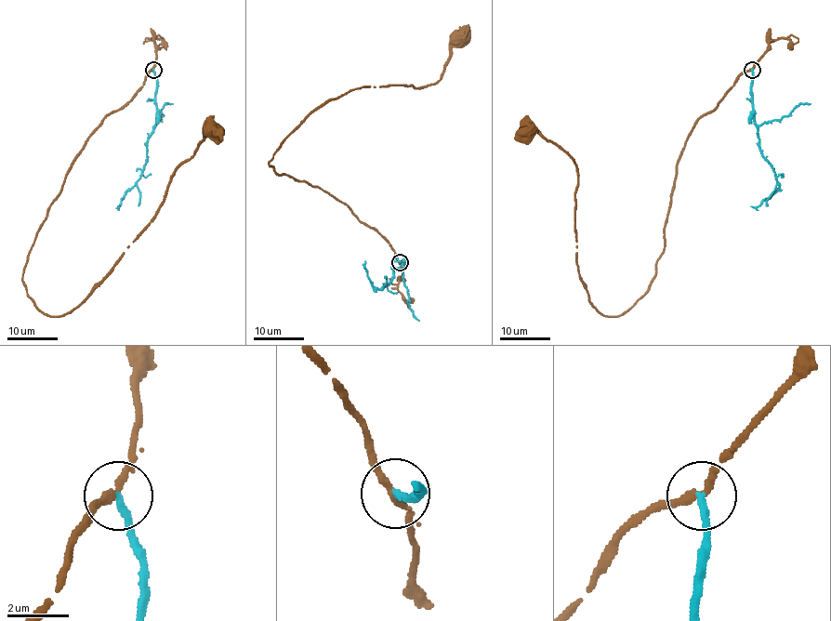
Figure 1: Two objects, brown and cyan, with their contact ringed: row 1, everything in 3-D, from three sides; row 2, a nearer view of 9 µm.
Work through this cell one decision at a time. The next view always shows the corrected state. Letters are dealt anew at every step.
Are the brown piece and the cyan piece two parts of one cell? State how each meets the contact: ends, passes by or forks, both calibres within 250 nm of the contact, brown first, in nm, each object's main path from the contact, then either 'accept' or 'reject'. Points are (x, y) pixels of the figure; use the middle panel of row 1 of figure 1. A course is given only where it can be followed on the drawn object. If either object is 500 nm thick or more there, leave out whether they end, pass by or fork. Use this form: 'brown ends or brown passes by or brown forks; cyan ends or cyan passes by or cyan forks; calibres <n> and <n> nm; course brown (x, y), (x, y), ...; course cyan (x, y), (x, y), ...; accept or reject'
brown passes by; cyan ends; calibres 240 and 240 nm; course brown (399, 262), (348, 206), (269, 162), (329, 99), (361, 86), (434, 85), (459, 37); course cyan (399, 262), (402, 263), (393, 270), (393, 278), (380, 289), (373, 285), (364, 267), (365, 260); reject

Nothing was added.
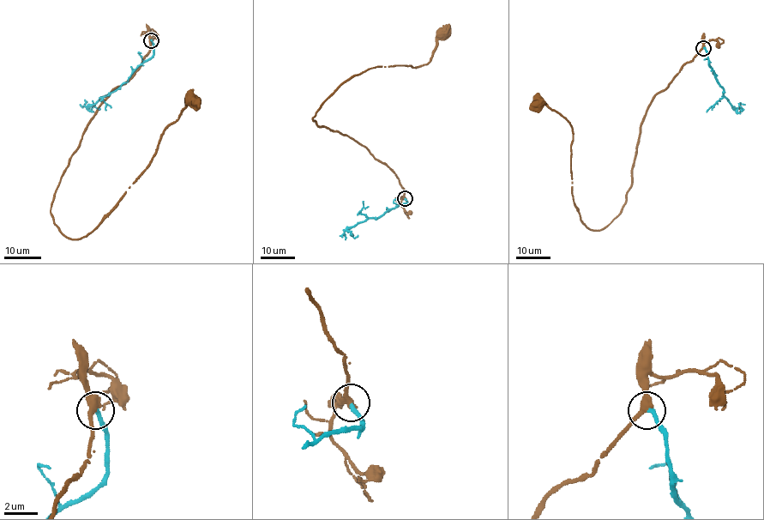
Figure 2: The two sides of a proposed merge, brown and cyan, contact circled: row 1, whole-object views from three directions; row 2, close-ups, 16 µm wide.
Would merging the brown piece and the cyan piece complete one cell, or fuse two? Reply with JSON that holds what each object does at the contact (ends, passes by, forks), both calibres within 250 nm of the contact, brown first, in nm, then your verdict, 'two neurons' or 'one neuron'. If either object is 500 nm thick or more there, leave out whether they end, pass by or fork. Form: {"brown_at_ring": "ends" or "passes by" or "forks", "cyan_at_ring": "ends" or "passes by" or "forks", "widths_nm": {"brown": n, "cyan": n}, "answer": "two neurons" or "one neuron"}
{"brown_at_ring": "passes by", "cyan_at_ring": "ends", "widths_nm": {"brown": 380, "cyan": 240}, "answer": "one neuron"}

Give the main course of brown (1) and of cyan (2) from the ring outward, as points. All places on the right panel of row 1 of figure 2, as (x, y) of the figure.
1: (703, 47), (647, 109), (626, 202), (599, 230), (592, 230), (580, 219), (572, 195), (572, 127), (538, 103)
2: (703, 47), (717, 82), (723, 88), (723, 94), (737, 112), (741, 108), (742, 110), (740, 109)

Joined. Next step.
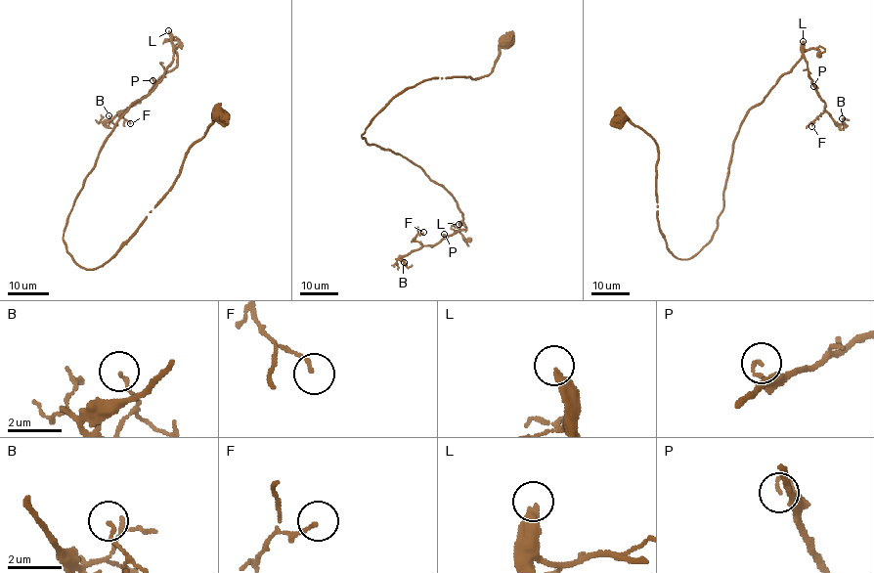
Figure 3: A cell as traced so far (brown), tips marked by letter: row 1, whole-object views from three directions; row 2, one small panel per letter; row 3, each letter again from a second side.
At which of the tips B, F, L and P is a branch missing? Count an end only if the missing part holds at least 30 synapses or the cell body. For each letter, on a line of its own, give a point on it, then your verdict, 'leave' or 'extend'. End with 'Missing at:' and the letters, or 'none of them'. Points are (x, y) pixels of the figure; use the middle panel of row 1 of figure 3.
B: at (404, 262); leave
F: at (423, 232); leave
L: at (458, 224); extend
P: at (444, 234); leave
Missing at: L

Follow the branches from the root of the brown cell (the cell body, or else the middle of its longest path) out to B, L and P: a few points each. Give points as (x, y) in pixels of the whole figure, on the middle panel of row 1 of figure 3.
B: (505, 40), (488, 75), (409, 86), (362, 135), (417, 165), (462, 213), (465, 230), (404, 262)
L: (505, 40), (488, 75), (409, 86), (362, 135), (446, 190), (462, 213), (458, 224)
P: (505, 40), (488, 75), (409, 86), (362, 135), (417, 165), (454, 198), (466, 229), (444, 234)

